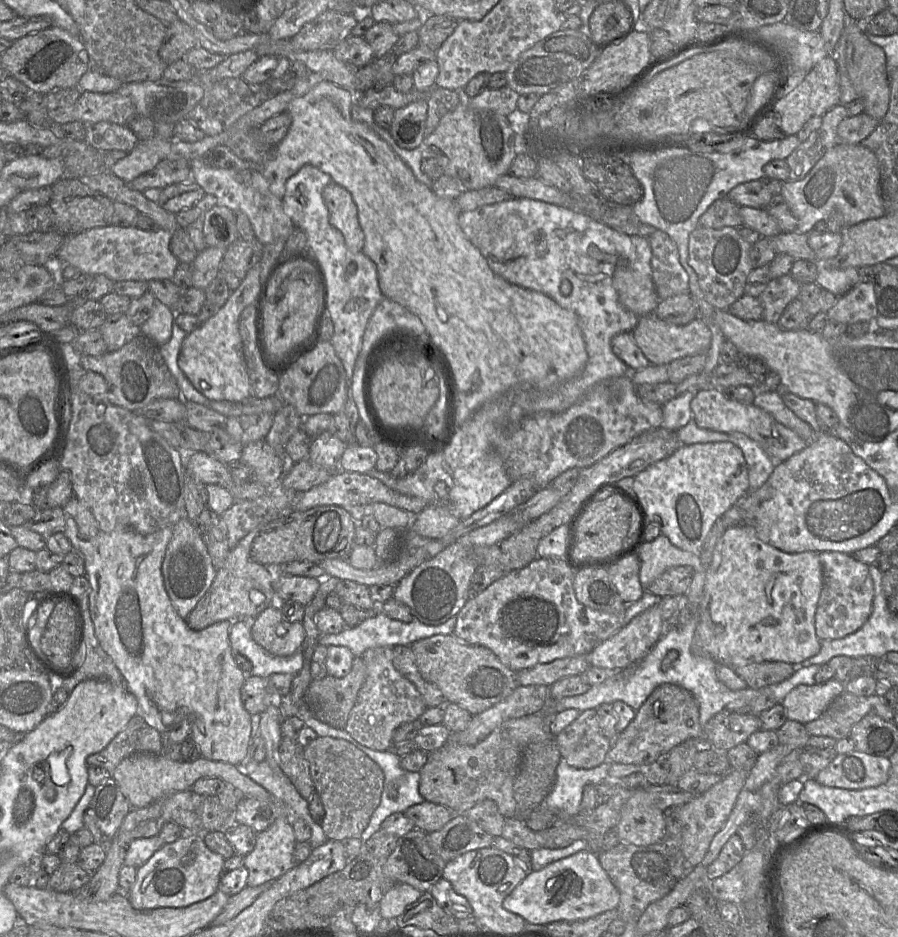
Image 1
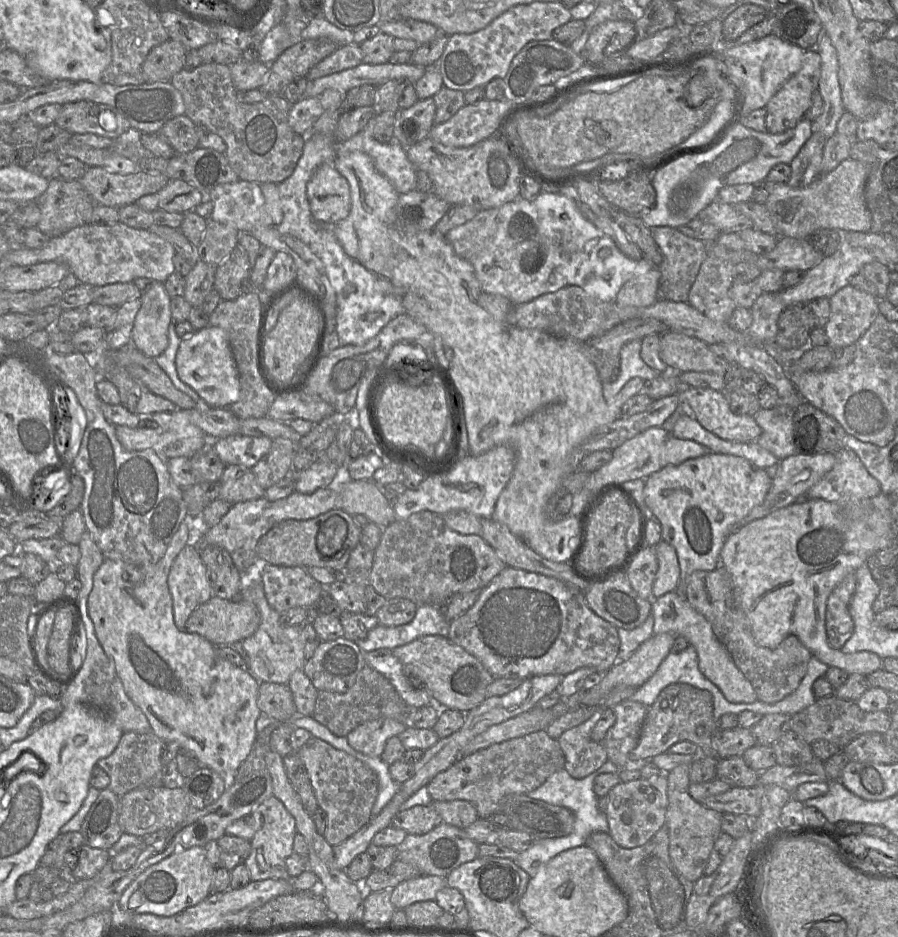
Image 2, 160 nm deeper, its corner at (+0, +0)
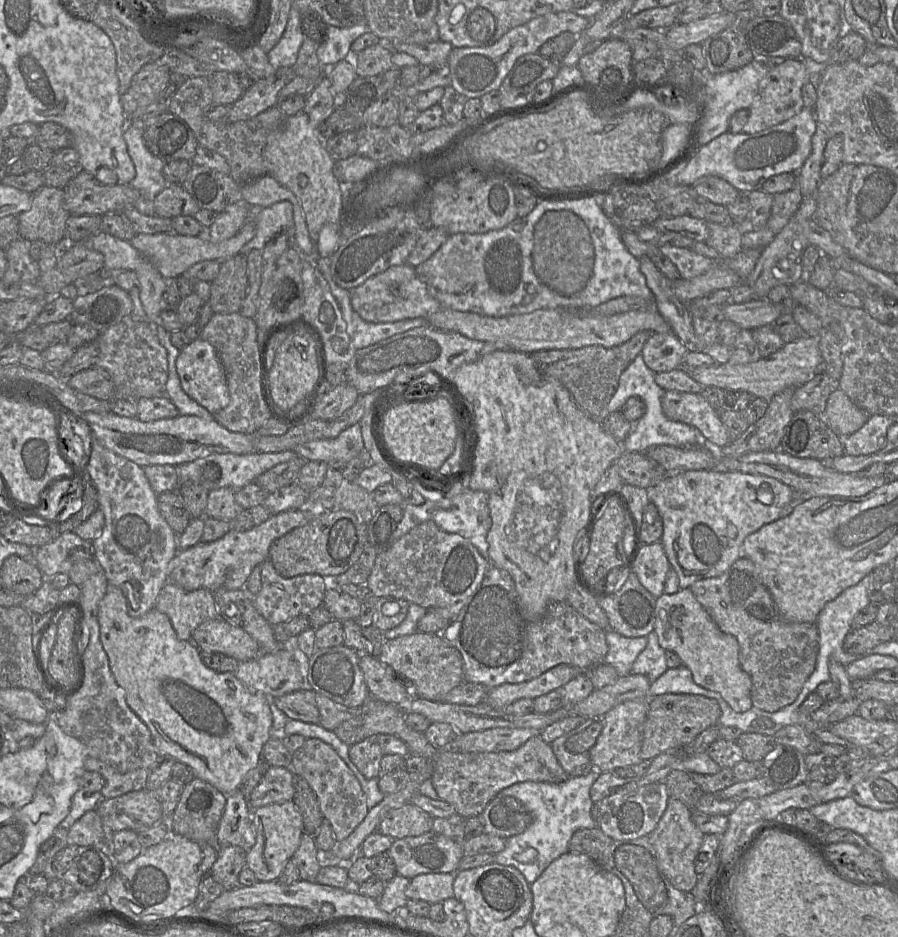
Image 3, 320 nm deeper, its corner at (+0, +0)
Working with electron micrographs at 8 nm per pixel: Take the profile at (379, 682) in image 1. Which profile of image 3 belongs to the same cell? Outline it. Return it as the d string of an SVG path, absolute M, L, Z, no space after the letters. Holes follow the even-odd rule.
M370 736L361 742L351 745L348 755L365 778L379 778L383 752L375 736Z

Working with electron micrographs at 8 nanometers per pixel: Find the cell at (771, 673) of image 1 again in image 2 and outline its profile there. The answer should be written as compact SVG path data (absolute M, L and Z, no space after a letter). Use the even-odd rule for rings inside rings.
M719 565L711 571L693 571L688 577L685 597L711 624L717 639L726 647L737 668L752 685L757 700L768 704L776 703L798 688L812 657L811 651L795 635L785 637L775 648L758 645L750 623L737 601L732 578L724 567Z

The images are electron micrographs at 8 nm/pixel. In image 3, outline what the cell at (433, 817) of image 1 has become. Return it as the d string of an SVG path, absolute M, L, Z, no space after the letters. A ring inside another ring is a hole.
M411 802L389 811L377 831L395 840L432 832L434 817Z

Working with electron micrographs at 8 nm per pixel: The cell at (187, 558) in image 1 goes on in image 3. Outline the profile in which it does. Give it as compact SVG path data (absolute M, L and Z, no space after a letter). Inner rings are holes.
M170 581L161 589L154 608L169 617L178 638L181 640L191 640L193 631L199 625L219 617L213 592L208 589L187 591Z

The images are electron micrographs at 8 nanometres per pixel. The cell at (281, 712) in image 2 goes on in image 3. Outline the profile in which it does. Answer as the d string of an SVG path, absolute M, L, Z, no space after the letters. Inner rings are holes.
M305 687L271 700L289 720L319 724L320 713L316 704L316 693Z

